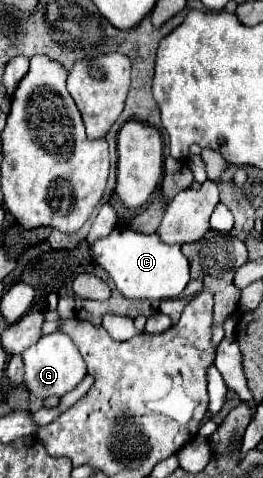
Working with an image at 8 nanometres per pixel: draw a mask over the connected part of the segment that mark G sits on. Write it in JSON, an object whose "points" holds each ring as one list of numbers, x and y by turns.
{"points":[[63,332,43,336,37,344,23,352,23,360,25,360,25,386,31,394,39,398,63,396,65,392,73,390,87,374,85,360,81,358,75,342]]}

